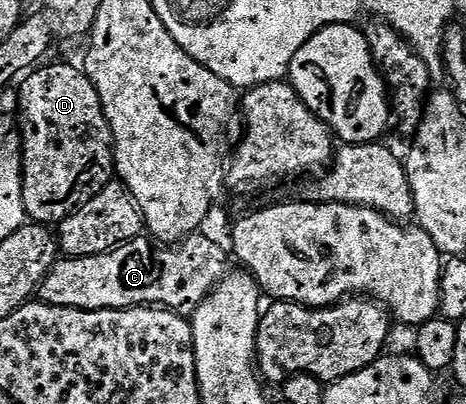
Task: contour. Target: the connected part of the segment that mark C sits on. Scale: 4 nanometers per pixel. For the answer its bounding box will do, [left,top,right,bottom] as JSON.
[39,232,229,312]

